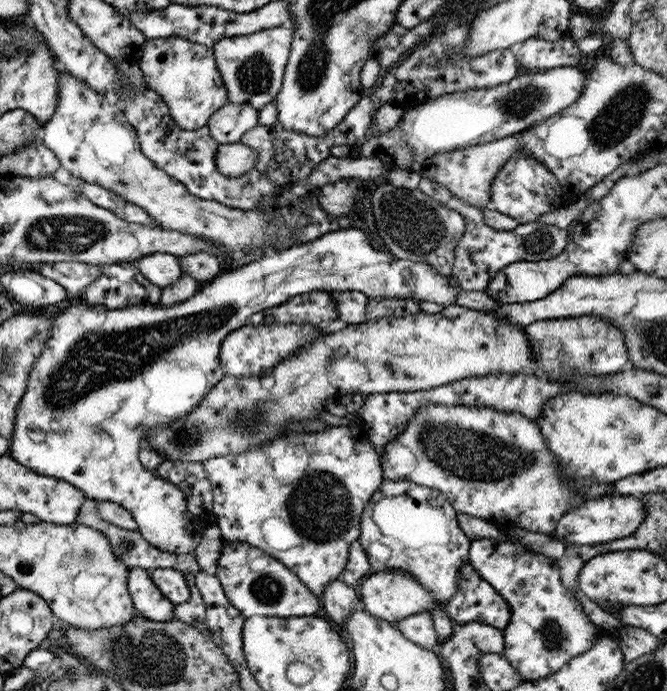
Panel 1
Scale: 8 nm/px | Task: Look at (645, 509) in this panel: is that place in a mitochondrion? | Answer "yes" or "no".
no

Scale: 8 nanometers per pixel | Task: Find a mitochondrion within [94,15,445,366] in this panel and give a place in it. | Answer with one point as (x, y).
(255, 75)

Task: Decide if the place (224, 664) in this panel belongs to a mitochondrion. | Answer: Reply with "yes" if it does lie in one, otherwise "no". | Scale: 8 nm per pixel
no

